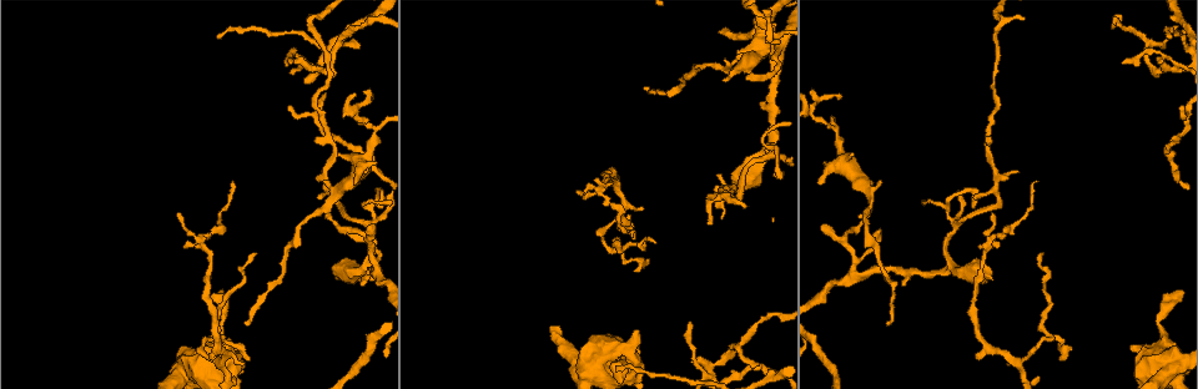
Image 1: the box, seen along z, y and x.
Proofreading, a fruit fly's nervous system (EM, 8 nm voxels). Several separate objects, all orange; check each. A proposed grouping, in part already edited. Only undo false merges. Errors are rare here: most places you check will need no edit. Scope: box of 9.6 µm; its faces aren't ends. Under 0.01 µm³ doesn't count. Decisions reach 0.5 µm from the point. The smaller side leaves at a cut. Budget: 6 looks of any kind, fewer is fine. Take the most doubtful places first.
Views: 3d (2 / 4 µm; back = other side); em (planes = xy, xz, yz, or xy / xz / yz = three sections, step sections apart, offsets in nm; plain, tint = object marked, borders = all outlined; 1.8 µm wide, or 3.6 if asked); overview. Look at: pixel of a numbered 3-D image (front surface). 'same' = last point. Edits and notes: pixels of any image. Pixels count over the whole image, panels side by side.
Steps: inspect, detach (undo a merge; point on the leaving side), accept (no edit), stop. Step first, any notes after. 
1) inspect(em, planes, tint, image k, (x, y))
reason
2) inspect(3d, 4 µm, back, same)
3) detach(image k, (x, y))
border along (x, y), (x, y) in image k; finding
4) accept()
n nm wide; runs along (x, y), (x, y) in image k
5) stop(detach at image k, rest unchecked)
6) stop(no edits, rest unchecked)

inspect(em, yz, step 8, tint, image 1, (1171, 70))
abrupt turn

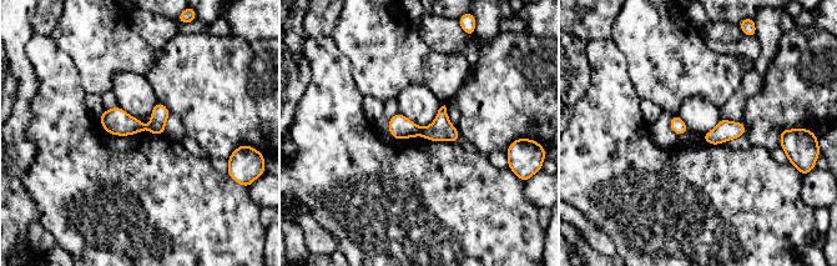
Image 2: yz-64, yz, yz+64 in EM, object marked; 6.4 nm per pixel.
inspect(em, xz, step 8, tint, same)

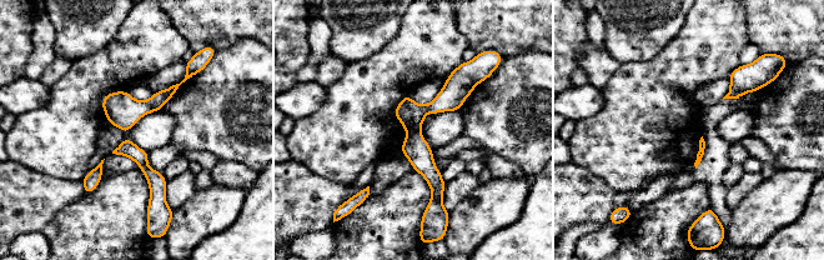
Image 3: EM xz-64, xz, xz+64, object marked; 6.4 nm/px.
detach(image 3, (410, 114))
the part that leaves runs along (461, 73), (458, 84), (408, 129) in image 3; a second cell is stuck on

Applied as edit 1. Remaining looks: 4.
inspect(overview)
see it whole again

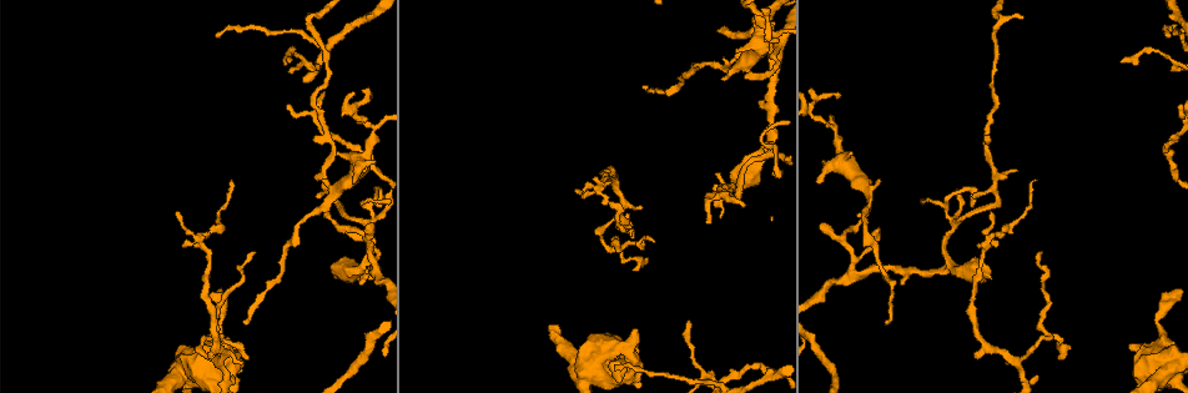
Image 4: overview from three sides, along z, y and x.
inspect(3d, 2 µm, image 4, (856, 276))
arms part here

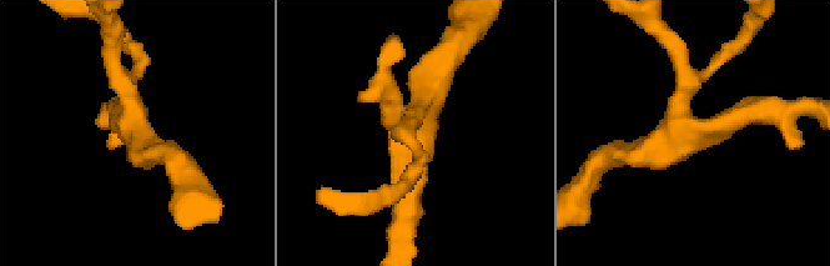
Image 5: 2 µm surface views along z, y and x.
inspect(em, planes, plain, image 5, (693, 127))
4 arms

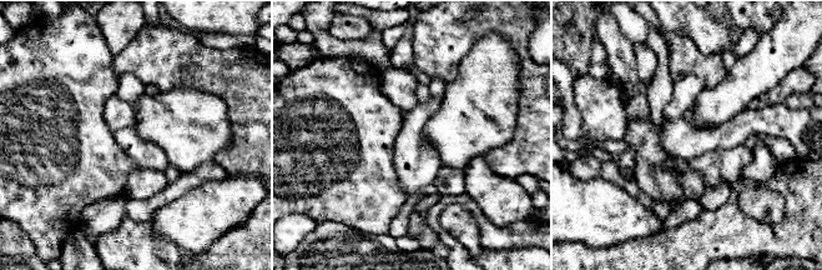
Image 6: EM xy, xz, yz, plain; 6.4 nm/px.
inspect(em, planes, tint, same)
with the object marked

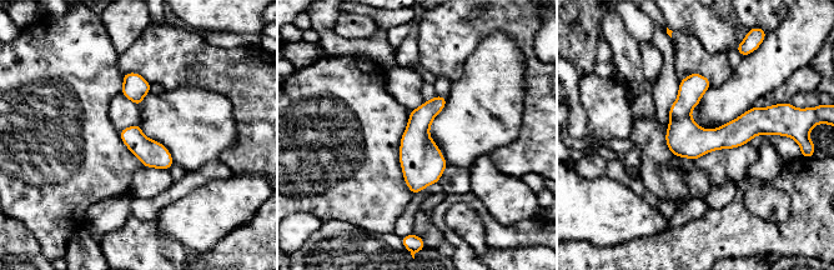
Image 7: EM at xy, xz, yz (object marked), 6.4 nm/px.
accept()
180 nm wide; all the same cell

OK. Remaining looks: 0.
stop(detach at image 3, rest unchecked)

